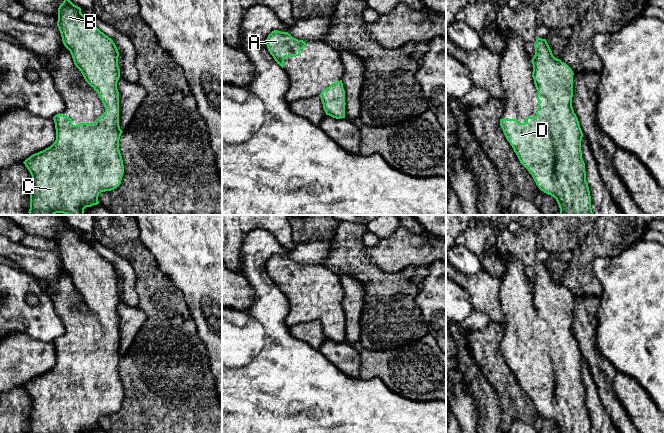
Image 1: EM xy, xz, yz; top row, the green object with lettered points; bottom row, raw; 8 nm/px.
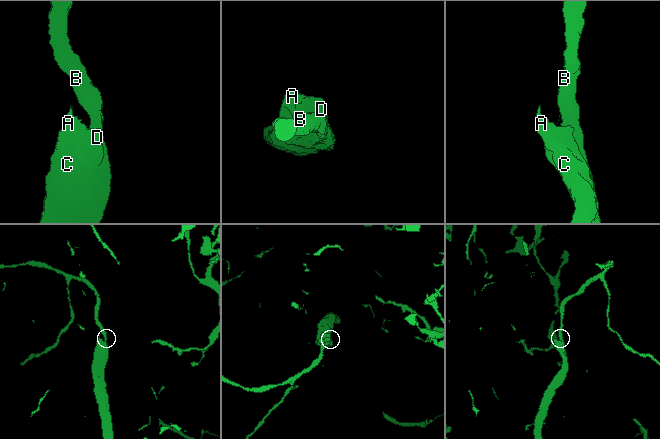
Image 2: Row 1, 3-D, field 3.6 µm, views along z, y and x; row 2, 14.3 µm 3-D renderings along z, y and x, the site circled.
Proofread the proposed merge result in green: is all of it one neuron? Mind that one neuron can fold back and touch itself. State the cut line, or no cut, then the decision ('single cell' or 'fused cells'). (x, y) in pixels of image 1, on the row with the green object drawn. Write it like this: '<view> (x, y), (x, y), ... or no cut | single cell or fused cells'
yz (538, 92), (544, 114), (550, 111), (553, 120), (572, 118) | fused cells

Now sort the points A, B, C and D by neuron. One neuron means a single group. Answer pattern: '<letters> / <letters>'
A C D / B

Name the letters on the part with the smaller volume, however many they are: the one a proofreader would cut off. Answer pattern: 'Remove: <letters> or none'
Remove: B

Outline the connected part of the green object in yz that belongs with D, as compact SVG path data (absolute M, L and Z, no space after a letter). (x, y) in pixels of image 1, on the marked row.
M537 93L536 98L538 108L535 117L527 117L524 123L517 119L500 119L504 135L538 188L556 199L560 215L593 215L581 151L583 133L578 118L574 113L570 121L553 121L551 111L547 115L541 112L544 106L542 96Z

